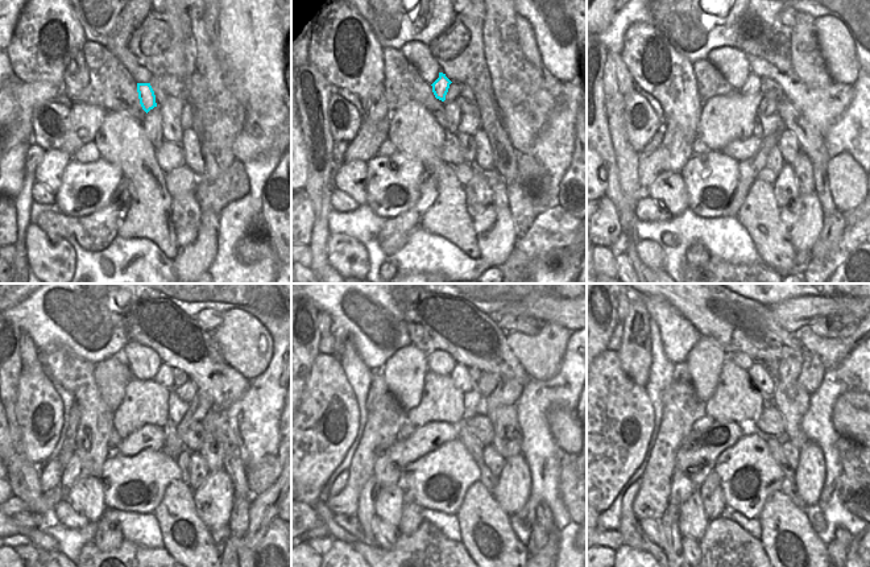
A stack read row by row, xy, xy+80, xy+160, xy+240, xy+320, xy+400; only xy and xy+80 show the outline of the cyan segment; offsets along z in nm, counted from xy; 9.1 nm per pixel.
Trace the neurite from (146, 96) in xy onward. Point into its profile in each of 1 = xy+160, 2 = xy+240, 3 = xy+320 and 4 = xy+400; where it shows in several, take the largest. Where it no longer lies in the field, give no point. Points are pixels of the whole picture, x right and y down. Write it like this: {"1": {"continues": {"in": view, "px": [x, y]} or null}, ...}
{"1": {"continues": {"in": "xy+160", "px": [752, 86]}}, "2": {"continues": {"in": "xy+240", "px": [165, 376]}}, "3": {"continues": {"in": "xy+320", "px": [460, 375]}}, "4": {"continues": {"in": "xy+400", "px": [759, 377]}}}

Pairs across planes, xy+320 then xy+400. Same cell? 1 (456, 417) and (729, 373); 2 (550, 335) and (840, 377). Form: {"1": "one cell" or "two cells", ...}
{"1": "one cell", "2": "two cells"}

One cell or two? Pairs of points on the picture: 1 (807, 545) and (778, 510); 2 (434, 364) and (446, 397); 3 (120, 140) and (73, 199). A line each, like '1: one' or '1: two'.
1: one
2: two
3: two

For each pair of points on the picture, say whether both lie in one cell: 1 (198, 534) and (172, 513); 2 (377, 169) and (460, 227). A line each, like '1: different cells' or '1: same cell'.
1: same cell
2: different cells

